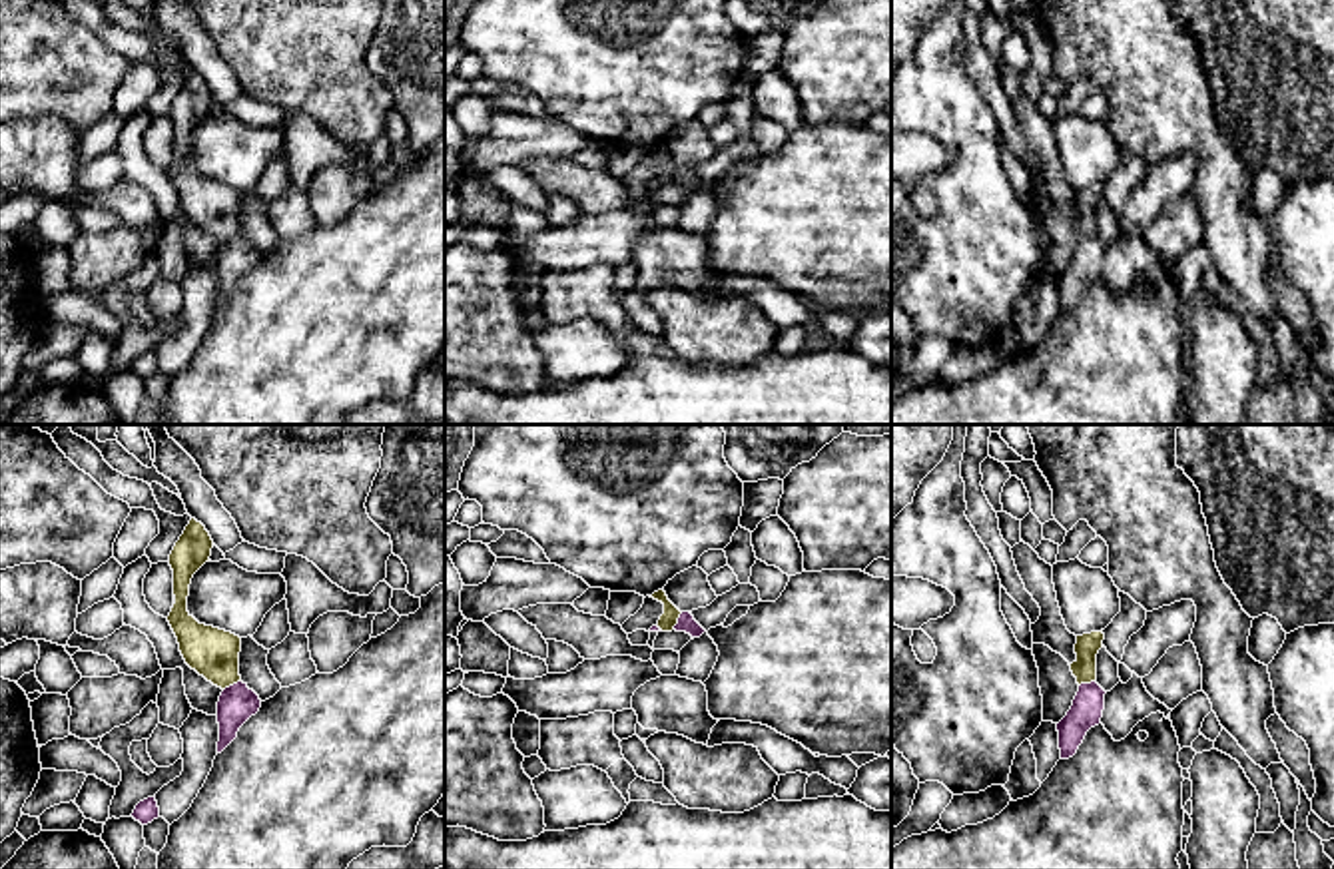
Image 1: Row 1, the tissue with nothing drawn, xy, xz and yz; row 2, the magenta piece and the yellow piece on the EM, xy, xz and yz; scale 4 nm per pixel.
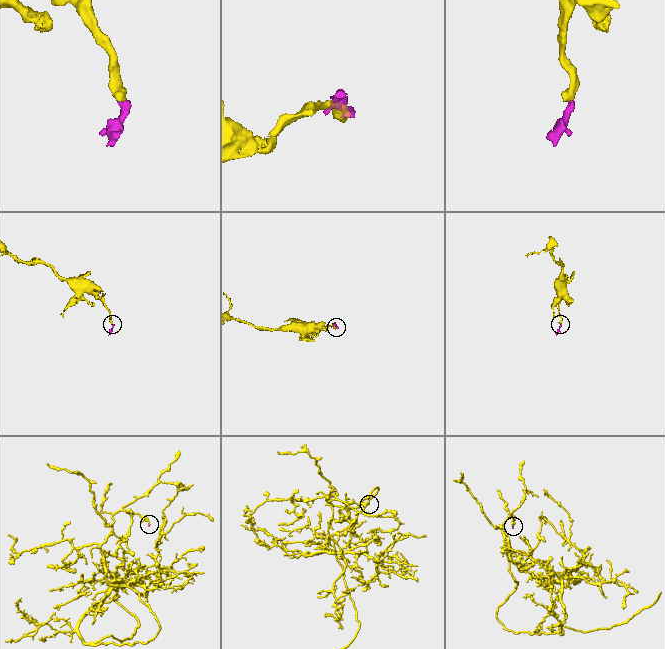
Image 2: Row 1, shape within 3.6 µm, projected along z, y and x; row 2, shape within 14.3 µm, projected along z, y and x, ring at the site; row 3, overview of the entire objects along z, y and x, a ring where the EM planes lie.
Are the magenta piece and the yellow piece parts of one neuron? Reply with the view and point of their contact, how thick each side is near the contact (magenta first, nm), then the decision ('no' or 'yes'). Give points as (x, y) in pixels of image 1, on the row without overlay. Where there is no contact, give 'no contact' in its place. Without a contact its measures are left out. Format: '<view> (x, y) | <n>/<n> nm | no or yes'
xy (234, 238) | 150/200 nm | no

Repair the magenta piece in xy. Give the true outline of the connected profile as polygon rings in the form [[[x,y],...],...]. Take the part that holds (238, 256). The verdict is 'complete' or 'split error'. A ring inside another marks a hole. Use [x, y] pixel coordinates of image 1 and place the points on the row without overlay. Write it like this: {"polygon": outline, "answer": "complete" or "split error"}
{"polygon": [[[237,235],[225,241],[217,255],[217,277],[219,295],[217,307],[221,307],[235,291],[239,281],[259,265],[259,249],[247,241],[247,237]]], "answer": "complete"}

